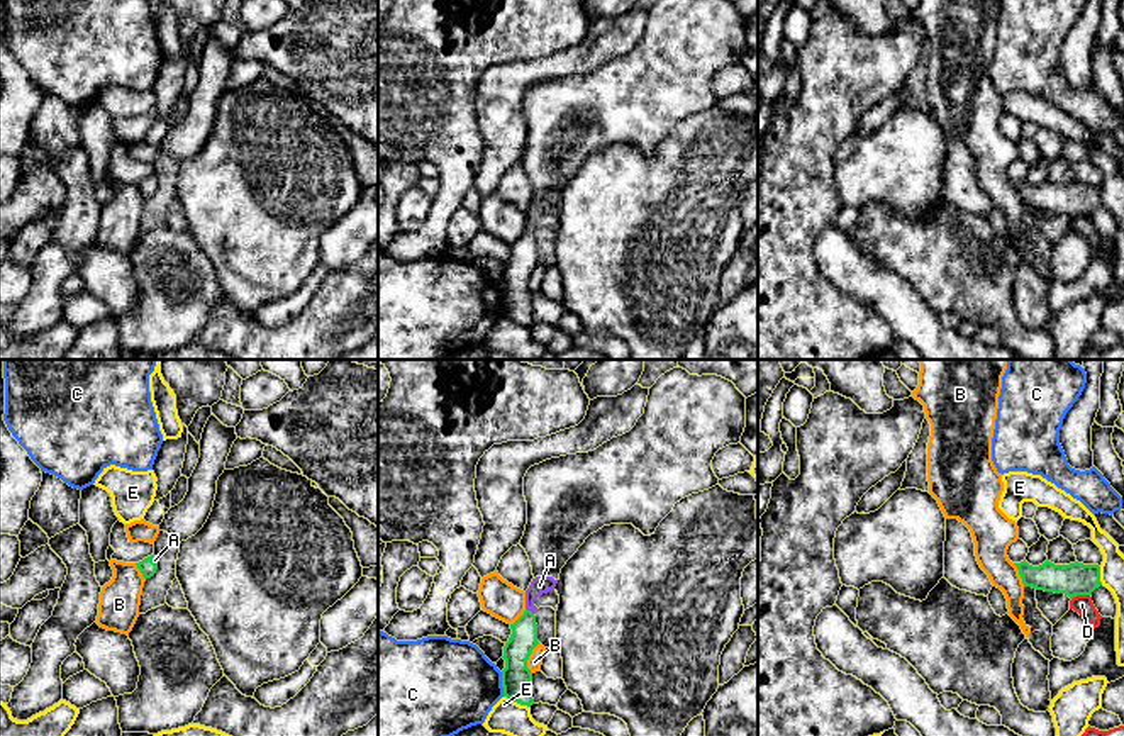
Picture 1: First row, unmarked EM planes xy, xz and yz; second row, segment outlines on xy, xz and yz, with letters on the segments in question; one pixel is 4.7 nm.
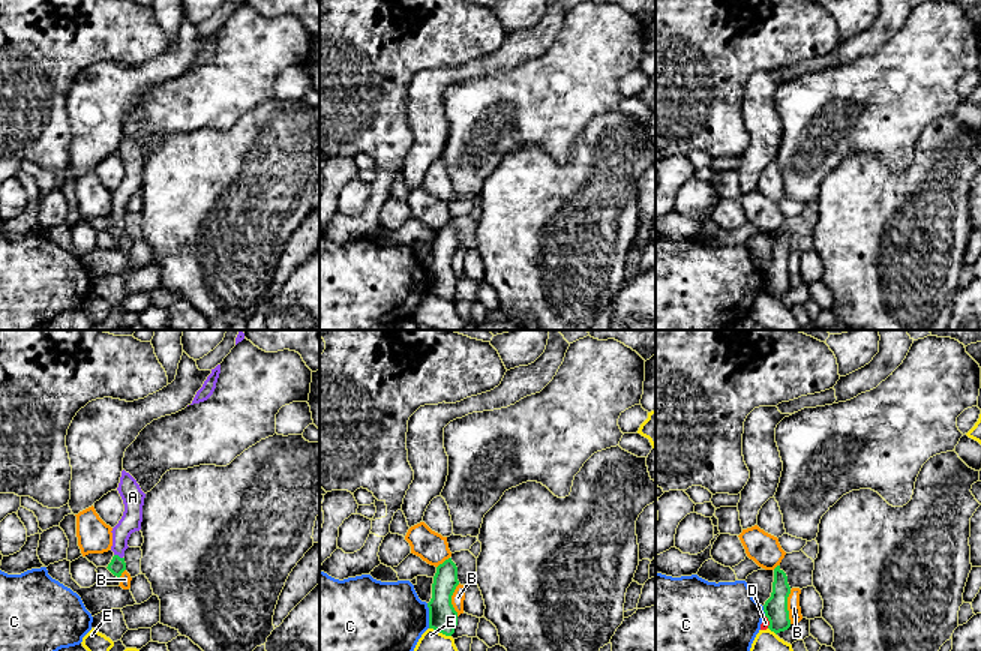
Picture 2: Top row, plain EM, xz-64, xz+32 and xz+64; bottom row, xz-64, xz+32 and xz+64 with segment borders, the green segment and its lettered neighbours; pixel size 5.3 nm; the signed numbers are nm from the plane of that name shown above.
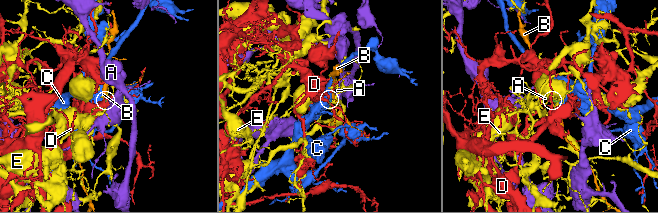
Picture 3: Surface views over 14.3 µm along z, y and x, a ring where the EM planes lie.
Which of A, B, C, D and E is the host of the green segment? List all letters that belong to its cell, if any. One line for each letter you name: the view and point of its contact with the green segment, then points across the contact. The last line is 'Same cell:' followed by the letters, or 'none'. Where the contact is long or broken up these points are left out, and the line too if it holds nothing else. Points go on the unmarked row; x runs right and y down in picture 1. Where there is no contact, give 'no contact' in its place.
A: xz (529, 231) | across xz (523, 260), (529, 231), (529, 217), (539, 206)
Same cell: A

